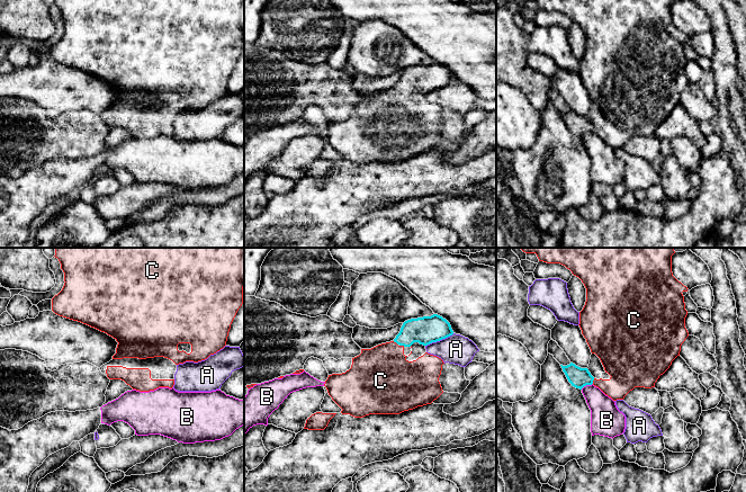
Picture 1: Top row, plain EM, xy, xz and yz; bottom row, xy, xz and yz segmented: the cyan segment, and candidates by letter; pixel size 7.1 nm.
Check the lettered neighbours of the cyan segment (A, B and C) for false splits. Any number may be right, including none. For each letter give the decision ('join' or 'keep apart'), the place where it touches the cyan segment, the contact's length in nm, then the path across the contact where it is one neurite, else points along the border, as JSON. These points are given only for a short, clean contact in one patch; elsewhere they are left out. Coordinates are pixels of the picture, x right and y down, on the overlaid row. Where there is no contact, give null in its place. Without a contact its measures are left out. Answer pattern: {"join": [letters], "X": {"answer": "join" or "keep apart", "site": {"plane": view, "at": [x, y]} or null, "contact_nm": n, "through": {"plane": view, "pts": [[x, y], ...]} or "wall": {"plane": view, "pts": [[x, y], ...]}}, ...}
{"join": ["C"], "A": {"answer": "keep apart", "site": {"plane": "xz", "at": [439, 340]}, "contact_nm": 220, "wall": {"plane": "xz", "pts": [[454, 333], [425, 346]]}}, "B": {"answer": "keep apart", "site": {"plane": "yz", "at": [586, 384]}, "contact_nm": 100, "wall": {"plane": "yz", "pts": [[592, 383], [581, 388]]}}, "C": {"answer": "join", "site": {"plane": "yz", "at": [593, 379]}, "contact_nm": 40, "through": {"plane": "yz", "pts": [[578, 377], [593, 379], [609, 383], [622, 360]]}}}

